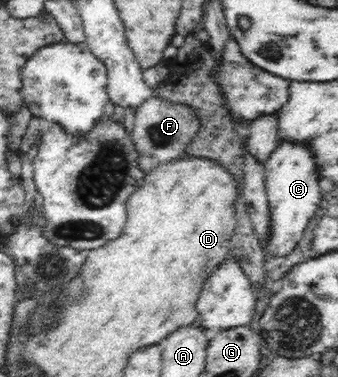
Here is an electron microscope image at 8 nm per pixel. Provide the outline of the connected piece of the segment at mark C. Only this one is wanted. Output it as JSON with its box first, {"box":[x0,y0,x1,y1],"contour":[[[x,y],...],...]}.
{"box":[260,141,320,259],"contour":[[[282,141],[270,153],[265,162],[266,196],[270,202],[269,221],[270,235],[268,241],[260,243],[265,259],[286,257],[303,238],[310,218],[320,208],[320,176],[316,166],[315,155],[305,143]]]}

